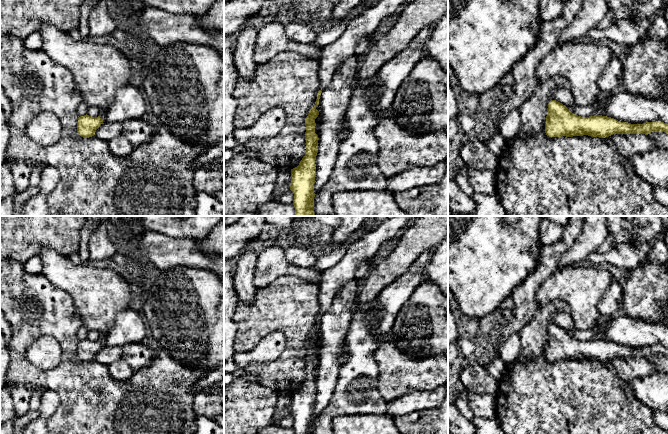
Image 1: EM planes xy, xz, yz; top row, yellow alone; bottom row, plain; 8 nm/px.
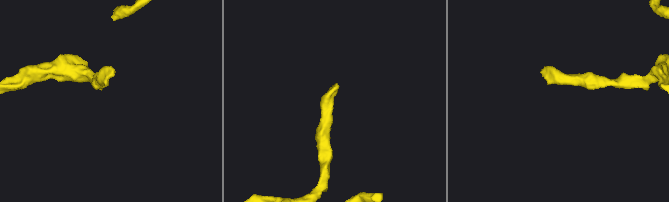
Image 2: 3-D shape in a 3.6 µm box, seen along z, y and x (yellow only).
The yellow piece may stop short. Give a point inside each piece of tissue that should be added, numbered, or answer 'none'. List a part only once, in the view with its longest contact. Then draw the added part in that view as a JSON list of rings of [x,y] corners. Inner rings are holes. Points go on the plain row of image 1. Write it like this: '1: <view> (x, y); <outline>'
1: xz (334, 278); [[[389,216],[362,238],[350,243],[343,258],[323,271],[319,284],[319,314],[326,313],[337,292],[349,281],[357,278],[358,267],[377,255],[380,247],[418,216]]]

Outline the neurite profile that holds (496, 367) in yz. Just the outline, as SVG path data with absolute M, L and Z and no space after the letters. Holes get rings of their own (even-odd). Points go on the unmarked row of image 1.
M495 357L489 360L487 365L488 372L499 382L507 369L507 365L500 357Z

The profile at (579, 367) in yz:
M553 300L542 304L537 308L531 321L518 332L522 343L522 351L515 362L507 365L507 369L498 382L498 389L495 393L495 418L499 422L504 434L668 434L668 432L656 424L653 418L653 410L639 402L627 391L627 382L623 381L613 368L609 368L599 361L588 359L573 361L549 361L546 359L545 348L548 328L552 324L551 316L559 311L570 312L570 307L562 300Z

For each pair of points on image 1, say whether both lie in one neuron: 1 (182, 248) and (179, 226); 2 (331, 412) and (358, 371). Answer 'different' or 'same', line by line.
1: different
2: same

